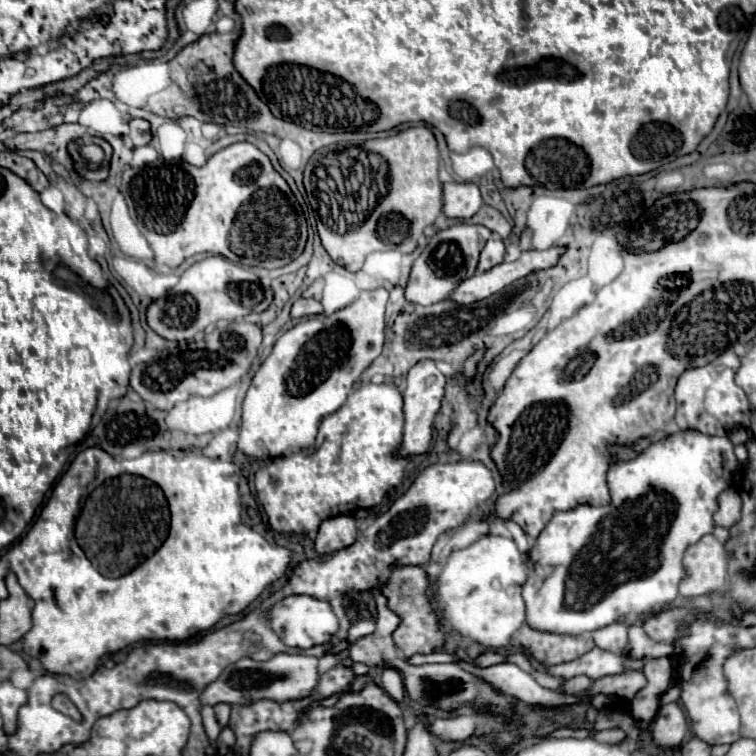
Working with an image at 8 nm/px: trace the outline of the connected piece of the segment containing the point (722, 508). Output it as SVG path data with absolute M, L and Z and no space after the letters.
M725 489L719 497L717 497L717 513L713 515L713 523L719 527L729 529L731 525L735 525L741 517L741 497L737 495L735 489Z

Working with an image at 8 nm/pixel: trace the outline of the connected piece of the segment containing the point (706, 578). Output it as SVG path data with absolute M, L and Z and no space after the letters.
M705 535L685 551L685 579L681 581L679 595L697 597L709 591L719 591L725 585L727 553L715 535Z

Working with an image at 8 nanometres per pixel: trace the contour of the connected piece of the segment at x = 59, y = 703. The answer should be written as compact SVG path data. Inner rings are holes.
M61 694L56 695L52 699L52 706L57 711L73 717L77 721L80 721L82 719L82 715L79 710L66 696L61 696Z

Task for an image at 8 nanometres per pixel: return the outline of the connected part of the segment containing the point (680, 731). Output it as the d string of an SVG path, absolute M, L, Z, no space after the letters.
M667 703L653 725L653 739L661 747L677 747L687 733L687 719L679 703Z

